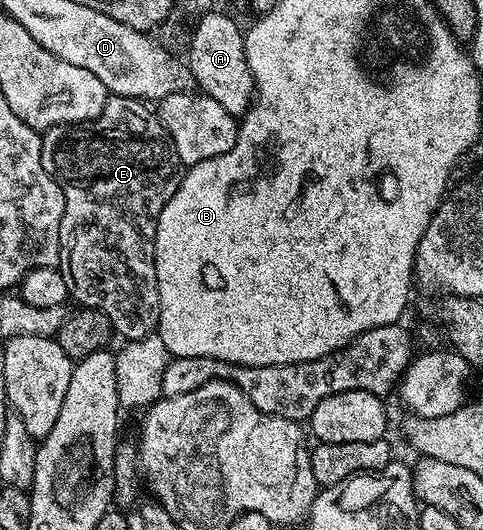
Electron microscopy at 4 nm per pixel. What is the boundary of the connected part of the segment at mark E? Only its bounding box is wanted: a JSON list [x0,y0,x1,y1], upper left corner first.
[41,97,181,342]

